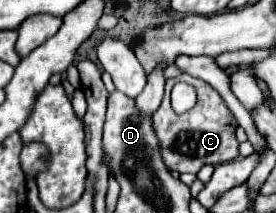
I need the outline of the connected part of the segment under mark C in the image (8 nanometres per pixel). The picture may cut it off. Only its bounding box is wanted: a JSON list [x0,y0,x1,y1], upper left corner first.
[153,75,239,173]

